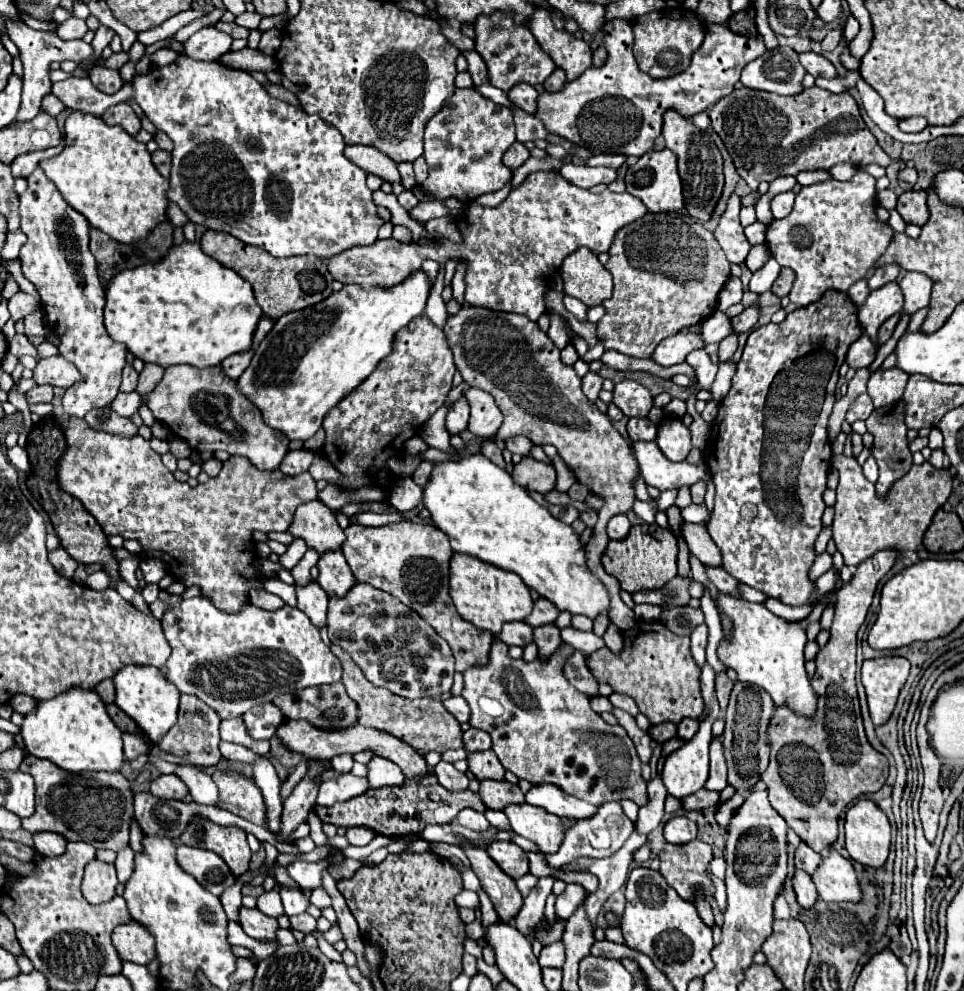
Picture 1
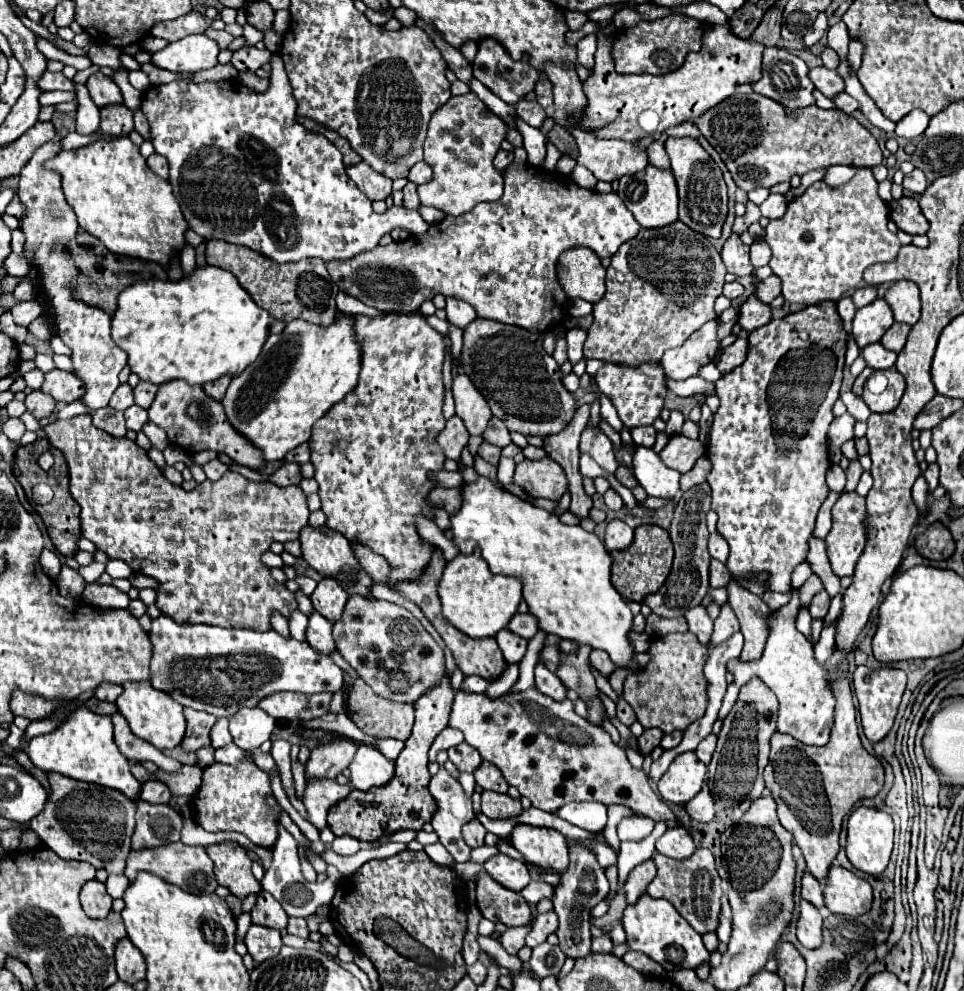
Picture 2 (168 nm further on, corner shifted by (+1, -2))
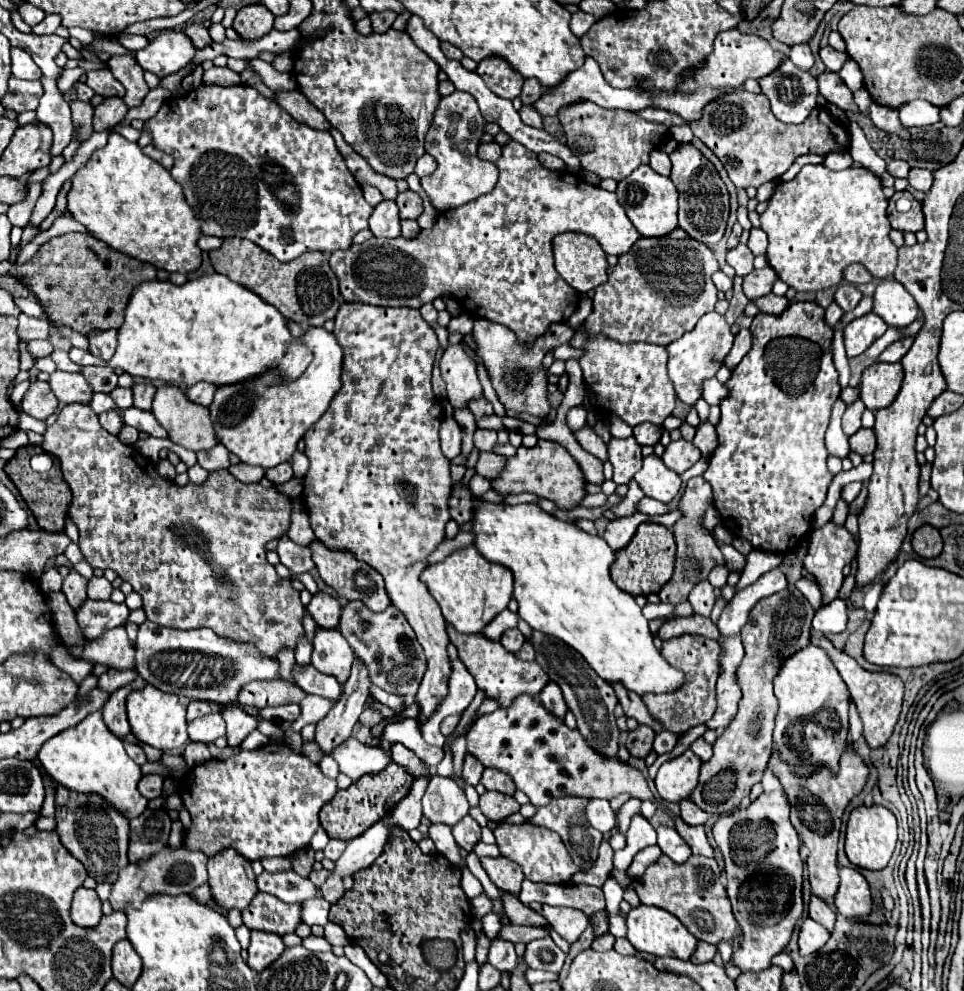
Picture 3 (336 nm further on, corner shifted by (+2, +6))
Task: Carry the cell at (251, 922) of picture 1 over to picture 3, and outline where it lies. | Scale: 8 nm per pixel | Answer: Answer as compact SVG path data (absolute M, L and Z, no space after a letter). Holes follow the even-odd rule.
M252 931L252 941L248 947L248 965L262 973L266 967L270 967L282 953L284 953L282 937L278 935L264 935L264 931Z

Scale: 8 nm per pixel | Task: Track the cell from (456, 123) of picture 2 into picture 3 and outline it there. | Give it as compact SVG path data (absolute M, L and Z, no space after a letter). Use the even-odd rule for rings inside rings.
M454 91L448 97L440 99L438 109L434 111L432 127L428 129L424 147L426 153L436 159L438 169L432 175L422 177L420 183L426 195L430 197L432 205L440 213L456 209L480 197L482 193L492 191L492 187L496 185L496 165L490 161L482 161L476 155L478 139L484 135L484 123L486 121L476 107L476 99L462 91Z

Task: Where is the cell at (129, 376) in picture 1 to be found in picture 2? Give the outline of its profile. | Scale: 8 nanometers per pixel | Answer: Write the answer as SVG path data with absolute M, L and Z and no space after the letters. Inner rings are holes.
M121 383L117 387L117 391L113 393L111 401L109 401L109 407L113 409L119 409L119 411L125 411L127 407L133 405L133 389L129 383Z

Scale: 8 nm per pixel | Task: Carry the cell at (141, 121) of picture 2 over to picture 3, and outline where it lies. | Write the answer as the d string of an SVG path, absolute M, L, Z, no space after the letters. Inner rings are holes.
M122 55L122 57L112 57L108 61L112 75L124 85L126 89L126 97L124 103L128 107L136 107L142 103L144 95L150 91L146 81L144 81L144 69L136 63L134 57Z

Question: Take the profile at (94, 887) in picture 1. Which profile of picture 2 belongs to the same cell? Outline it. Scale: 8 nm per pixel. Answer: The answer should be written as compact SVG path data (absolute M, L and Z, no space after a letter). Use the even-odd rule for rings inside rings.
M91 879L83 885L81 905L89 917L107 917L107 913L111 911L111 903L113 903L113 899L107 893L107 887L103 881Z

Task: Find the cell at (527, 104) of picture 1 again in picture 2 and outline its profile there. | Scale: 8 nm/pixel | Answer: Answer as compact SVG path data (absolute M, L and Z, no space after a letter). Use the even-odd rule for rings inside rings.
M523 97L523 99L515 105L515 109L517 109L517 115L519 115L525 123L529 123L531 127L541 127L541 123L543 123L543 119L545 119L545 109L539 107L537 101L529 101L529 99Z

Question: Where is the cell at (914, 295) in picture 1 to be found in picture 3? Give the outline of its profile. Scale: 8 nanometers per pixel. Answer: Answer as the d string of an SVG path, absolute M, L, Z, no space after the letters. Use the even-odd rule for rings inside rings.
M882 279L874 293L872 313L888 327L906 327L916 319L918 305L896 279Z

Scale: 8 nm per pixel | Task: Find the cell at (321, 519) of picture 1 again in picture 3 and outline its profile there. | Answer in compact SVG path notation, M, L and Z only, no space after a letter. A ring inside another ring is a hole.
M314 541L310 545L310 551L322 581L330 585L338 597L344 597L348 601L362 601L370 611L384 611L390 605L384 579L380 579L380 575L372 571L372 567L360 563L358 559L352 559L352 555L340 555L340 551L328 551L328 547L324 547L324 543L320 541Z

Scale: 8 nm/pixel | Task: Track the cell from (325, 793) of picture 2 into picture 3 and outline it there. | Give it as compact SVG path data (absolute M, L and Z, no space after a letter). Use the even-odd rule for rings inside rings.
M268 743L256 751L240 751L220 761L210 759L204 765L192 767L180 785L184 805L192 817L190 829L184 829L182 845L190 851L202 849L206 857L214 857L224 849L234 849L248 861L260 861L262 857L290 857L308 847L312 835L320 827L318 813L322 805L328 803L336 791L338 787L334 779L324 777L316 763L294 753L286 743Z

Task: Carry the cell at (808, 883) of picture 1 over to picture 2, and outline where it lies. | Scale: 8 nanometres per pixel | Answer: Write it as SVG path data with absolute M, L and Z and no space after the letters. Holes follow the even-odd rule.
M801 899L799 919L797 919L797 939L805 947L813 949L821 945L821 931L823 931L823 919L821 919L819 909L807 899Z

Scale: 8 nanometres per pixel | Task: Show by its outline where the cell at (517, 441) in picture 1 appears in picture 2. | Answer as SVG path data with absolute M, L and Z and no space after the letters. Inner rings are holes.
M497 417L491 419L489 427L485 429L483 439L489 441L489 443L493 443L493 445L497 445L497 447L505 447L505 445L513 443L513 441L511 441L511 433L509 433L509 429L507 429L507 427L501 423L501 419L497 419Z

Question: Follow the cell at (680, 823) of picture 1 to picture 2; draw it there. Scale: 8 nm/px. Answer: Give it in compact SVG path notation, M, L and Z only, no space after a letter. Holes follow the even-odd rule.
M679 825L667 829L657 839L657 851L667 857L673 857L673 859L687 859L689 855L693 855L695 849L697 849L697 845L693 843L691 833Z

